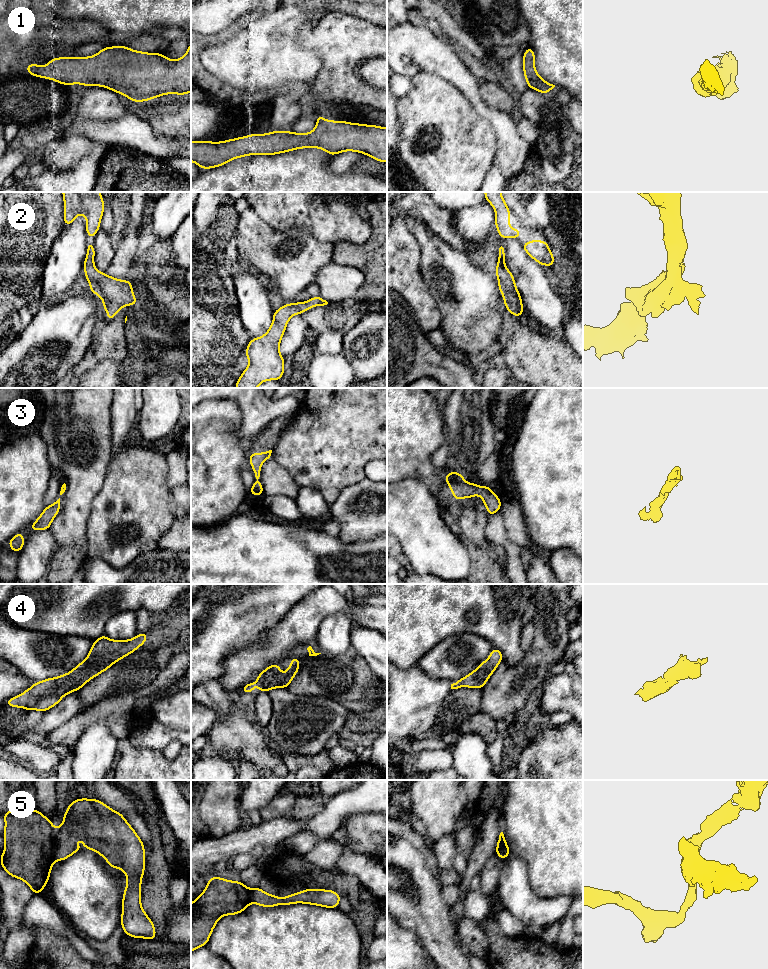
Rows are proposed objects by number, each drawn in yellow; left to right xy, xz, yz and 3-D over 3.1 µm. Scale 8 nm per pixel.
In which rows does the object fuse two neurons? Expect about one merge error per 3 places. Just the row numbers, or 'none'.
5

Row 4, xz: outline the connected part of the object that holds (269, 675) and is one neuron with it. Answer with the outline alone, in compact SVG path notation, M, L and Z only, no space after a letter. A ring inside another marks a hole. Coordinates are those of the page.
M291 658L290 667L285 674L281 674L281 667L278 664L268 666L259 673L255 682L248 683L241 688L241 692L252 693L256 683L259 683L259 691L268 692L272 688L287 688L297 674L300 665L300 658Z

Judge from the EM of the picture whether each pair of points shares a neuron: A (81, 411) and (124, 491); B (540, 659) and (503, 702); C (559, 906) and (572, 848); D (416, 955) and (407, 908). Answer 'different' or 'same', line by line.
A: different
B: same
C: different
D: different

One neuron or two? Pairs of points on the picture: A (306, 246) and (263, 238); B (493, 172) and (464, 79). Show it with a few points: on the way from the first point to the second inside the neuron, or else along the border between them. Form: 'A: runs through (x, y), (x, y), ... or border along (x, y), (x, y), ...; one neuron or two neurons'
A: runs through (295, 246), (274, 245); one neuron
B: border along (493, 163), (499, 168), (506, 180); two neurons

